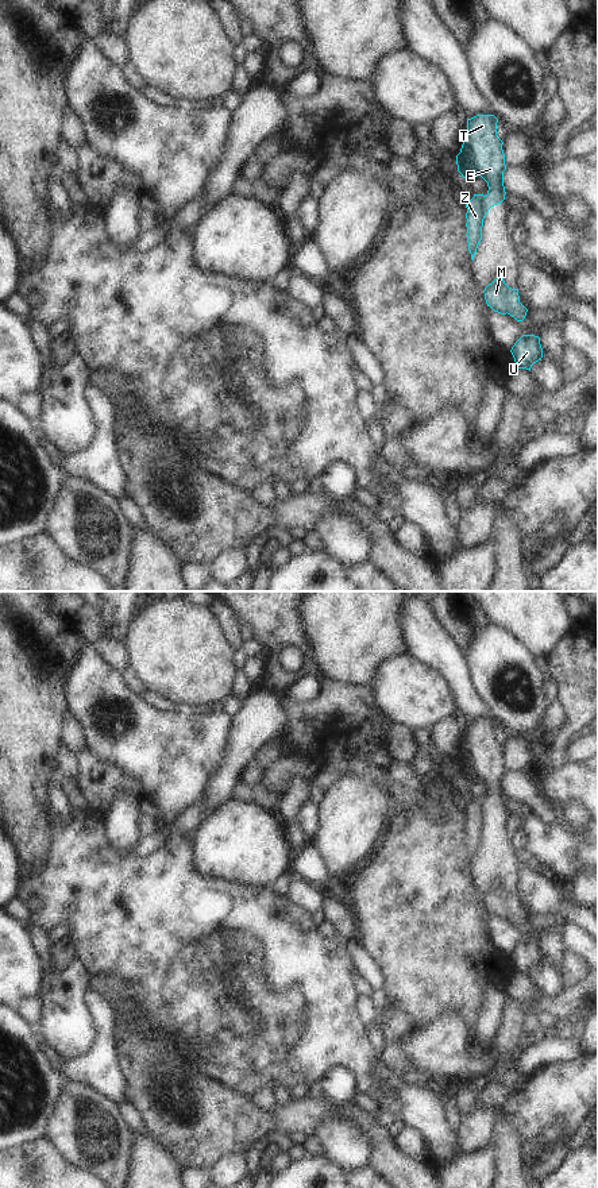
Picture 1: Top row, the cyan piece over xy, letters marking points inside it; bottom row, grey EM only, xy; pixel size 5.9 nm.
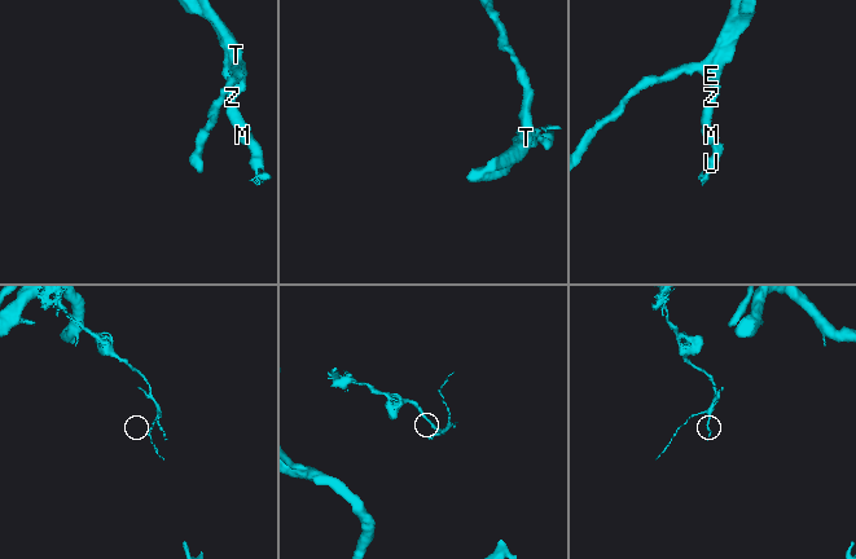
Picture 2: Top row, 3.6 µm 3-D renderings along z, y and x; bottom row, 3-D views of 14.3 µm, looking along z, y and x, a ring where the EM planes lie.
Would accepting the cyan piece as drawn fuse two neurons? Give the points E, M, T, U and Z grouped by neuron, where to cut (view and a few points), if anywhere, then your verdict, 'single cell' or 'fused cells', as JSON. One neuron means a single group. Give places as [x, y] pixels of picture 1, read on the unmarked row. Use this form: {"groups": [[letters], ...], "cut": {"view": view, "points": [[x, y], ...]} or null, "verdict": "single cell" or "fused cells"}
{"groups": [["E", "T"], ["M", "U", "Z"]], "cut": {"view": "xy", "points": [[465, 745], [470, 764], [479, 779]]}, "verdict": "fused cells"}

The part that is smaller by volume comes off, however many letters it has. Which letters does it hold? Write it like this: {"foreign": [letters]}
{"foreign": ["M", "U", "Z"]}

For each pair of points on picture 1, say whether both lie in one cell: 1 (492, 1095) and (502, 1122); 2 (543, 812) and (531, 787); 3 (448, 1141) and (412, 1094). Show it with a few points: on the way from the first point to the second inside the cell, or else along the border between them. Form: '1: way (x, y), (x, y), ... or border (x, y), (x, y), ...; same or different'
1: border (504, 1103), (489, 1106); different
2: way (540, 806), (531, 793); same
3: way (436, 1129), (421, 1106); same

